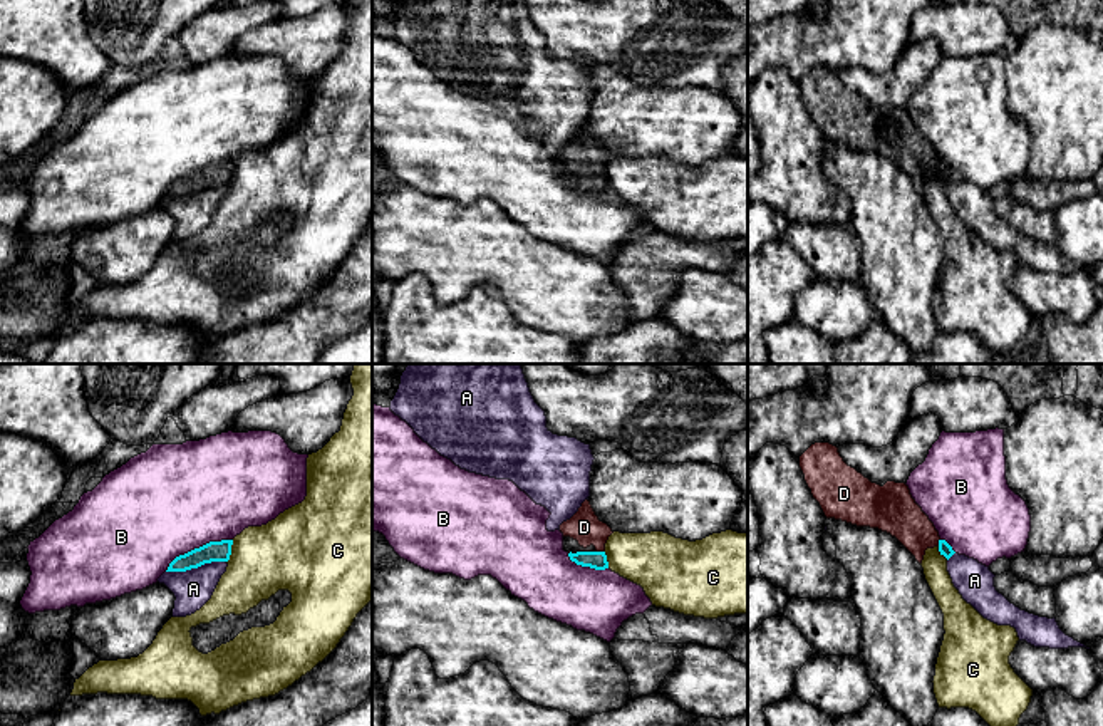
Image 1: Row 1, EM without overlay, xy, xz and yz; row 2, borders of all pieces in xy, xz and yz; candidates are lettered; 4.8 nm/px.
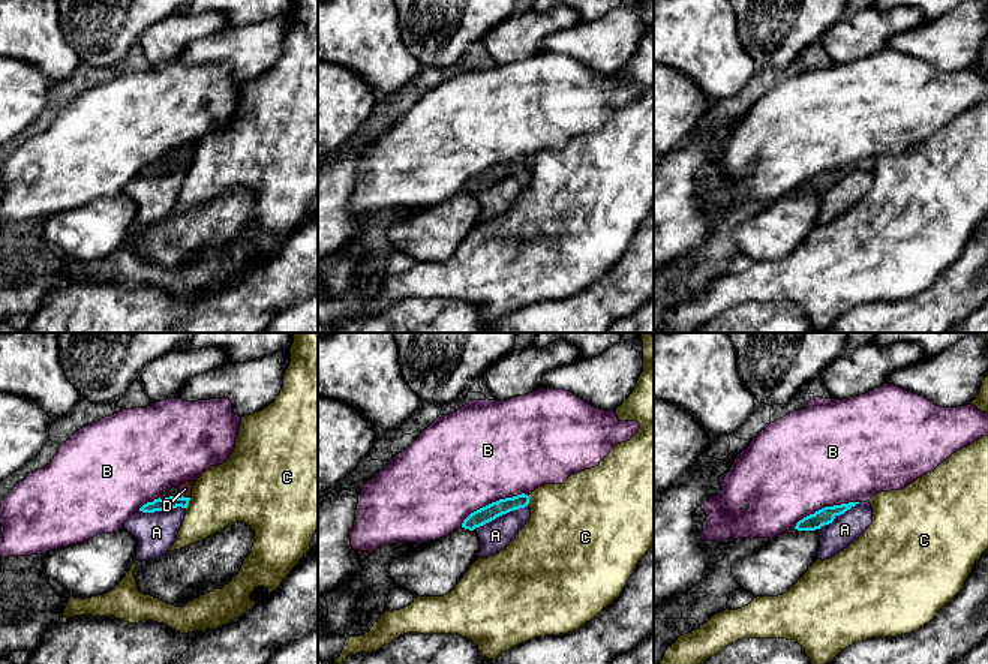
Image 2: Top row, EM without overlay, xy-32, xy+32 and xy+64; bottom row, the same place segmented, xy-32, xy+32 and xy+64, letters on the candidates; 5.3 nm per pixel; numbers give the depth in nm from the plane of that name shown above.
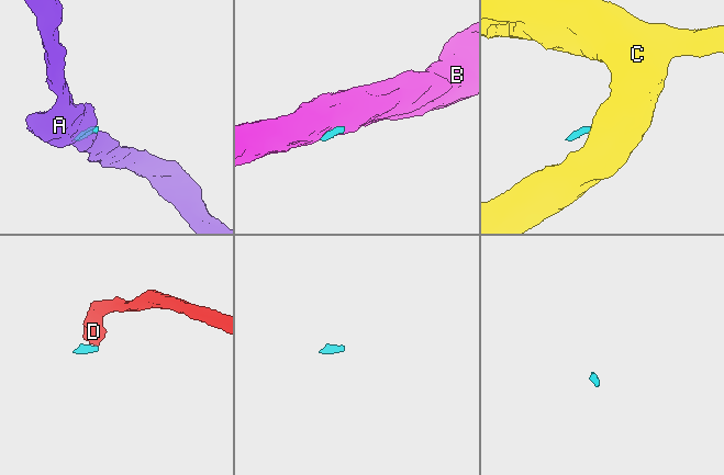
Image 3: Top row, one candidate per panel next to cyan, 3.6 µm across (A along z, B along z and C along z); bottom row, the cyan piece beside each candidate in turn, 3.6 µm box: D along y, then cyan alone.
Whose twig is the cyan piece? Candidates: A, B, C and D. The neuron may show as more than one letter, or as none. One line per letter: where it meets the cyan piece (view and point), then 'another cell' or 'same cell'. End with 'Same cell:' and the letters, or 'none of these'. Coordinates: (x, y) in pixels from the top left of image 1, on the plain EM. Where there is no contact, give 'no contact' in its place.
A: contact xy (195, 191); another cell
B: contact xy (196, 173); another cell
C: contact xy (230, 176); another cell
D: contact xz (600, 176); same cell
Same cell: D

